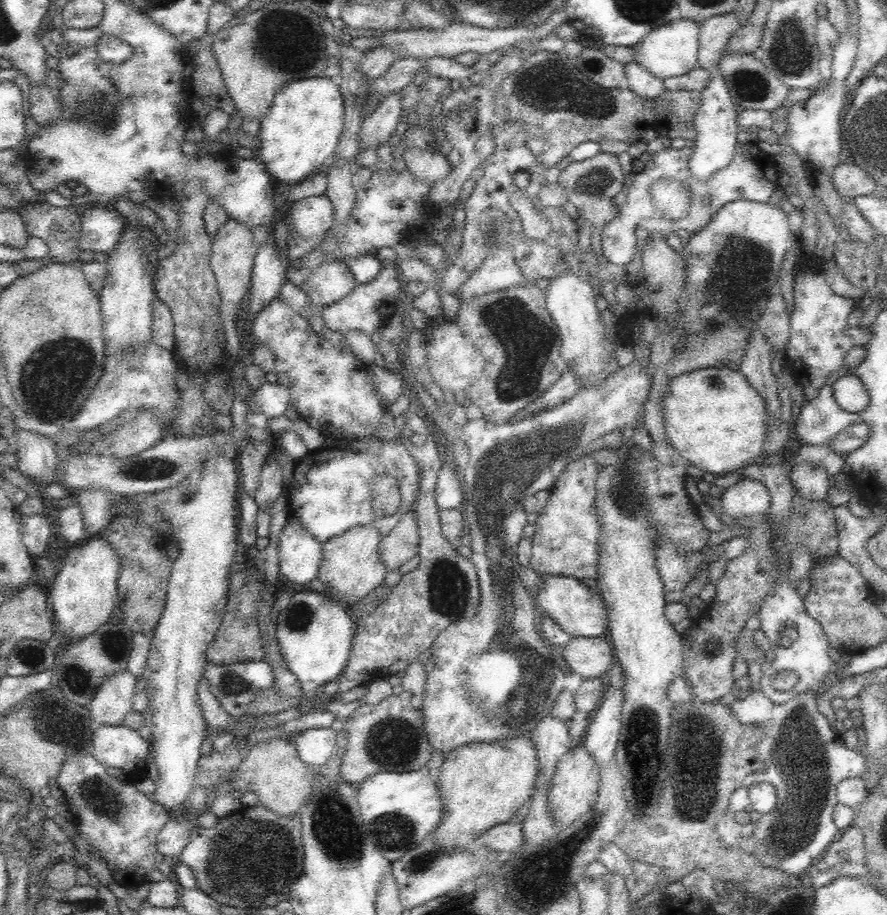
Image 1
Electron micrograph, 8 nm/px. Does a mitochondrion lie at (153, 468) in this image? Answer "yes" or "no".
yes

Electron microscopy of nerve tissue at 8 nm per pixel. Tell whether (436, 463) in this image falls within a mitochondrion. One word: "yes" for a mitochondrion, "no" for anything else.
no

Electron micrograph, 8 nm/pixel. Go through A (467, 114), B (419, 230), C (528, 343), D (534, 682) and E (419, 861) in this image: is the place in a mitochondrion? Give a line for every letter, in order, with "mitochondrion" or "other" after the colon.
A: mitochondrion
B: other
C: mitochondrion
D: mitochondrion
E: mitochondrion

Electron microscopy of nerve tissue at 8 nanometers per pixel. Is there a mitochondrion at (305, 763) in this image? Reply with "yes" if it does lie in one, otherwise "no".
no

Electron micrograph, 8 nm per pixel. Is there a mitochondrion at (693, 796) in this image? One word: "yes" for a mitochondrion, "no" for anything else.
yes

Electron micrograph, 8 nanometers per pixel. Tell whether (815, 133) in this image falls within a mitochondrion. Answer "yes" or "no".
no

